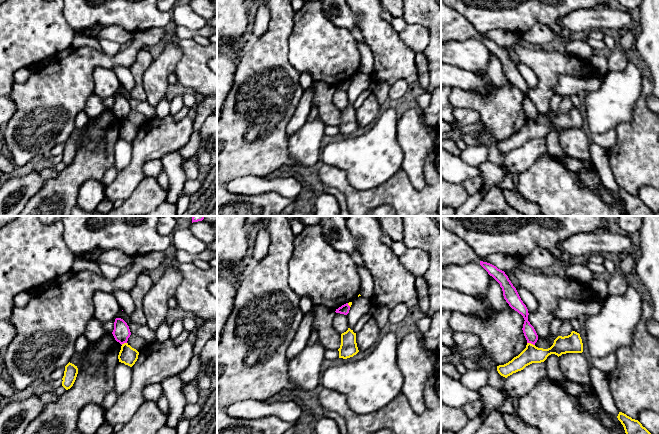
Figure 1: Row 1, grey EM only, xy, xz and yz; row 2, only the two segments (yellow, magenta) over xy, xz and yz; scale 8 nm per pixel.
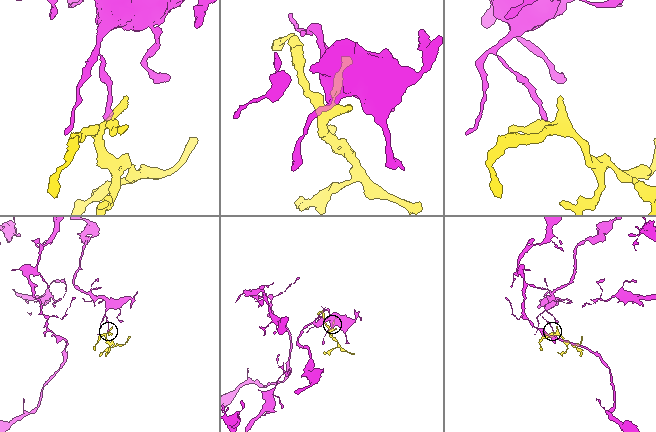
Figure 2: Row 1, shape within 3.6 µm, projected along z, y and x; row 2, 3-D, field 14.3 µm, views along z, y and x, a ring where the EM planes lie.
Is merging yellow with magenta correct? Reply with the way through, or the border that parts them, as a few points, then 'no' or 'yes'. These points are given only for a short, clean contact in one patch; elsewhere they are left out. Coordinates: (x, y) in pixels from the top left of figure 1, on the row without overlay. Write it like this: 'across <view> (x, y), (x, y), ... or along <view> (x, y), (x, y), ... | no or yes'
along yz (527, 118), (534, 121) | no

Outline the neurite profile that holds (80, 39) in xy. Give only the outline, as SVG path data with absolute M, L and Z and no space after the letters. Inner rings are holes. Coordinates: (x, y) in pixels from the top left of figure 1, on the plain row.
M77 31L72 43L73 48L80 48L82 46L90 46L99 51L102 51L100 44L98 43L97 37L89 37L82 31Z

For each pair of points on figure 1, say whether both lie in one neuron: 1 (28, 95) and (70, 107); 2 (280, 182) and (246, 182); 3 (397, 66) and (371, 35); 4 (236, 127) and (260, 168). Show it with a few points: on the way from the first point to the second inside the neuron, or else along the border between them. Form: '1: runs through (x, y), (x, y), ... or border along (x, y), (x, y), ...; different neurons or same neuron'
1: runs through (38, 101), (60, 101); same neuron
2: runs through (272, 184), (254, 184); same neuron
3: runs through (393, 58), (379, 43); same neuron
4: runs through (240, 137), (240, 141), (257, 158); same neuron

